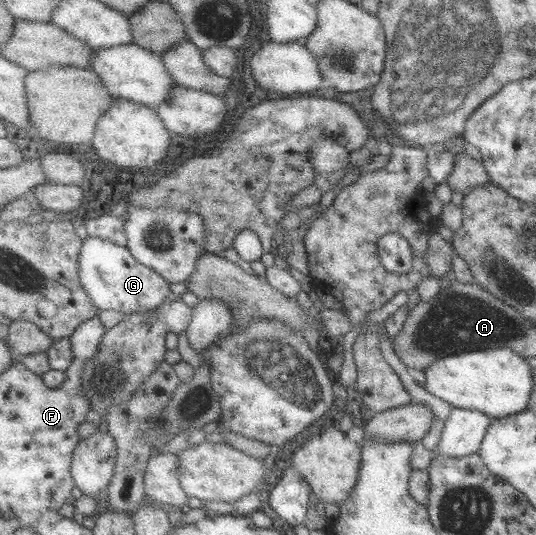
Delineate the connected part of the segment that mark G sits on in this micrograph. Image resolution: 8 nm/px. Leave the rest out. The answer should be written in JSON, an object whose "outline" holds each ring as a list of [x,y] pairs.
{"outline":[[[88,236],[81,255],[83,284],[100,309],[114,309],[127,315],[160,308],[172,295],[171,281],[144,265],[129,247],[103,237]]]}

